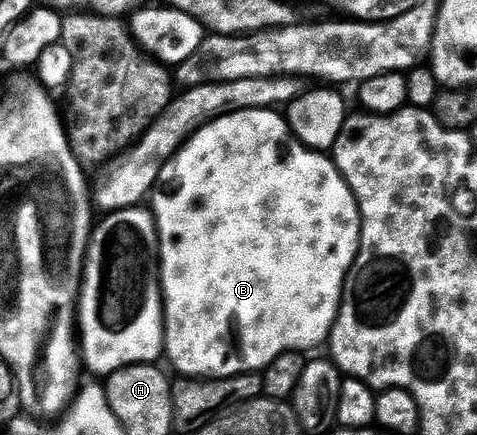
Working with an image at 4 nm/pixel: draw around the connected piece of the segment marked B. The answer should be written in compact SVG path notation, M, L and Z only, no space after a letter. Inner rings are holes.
M270 108L241 109L238 112L227 112L218 115L216 119L209 120L204 123L200 129L189 139L185 141L180 149L166 161L161 172L158 174L156 187L151 193L151 201L153 200L153 214L157 218L157 229L155 235L159 241L159 253L161 252L161 285L159 291L163 297L163 323L165 325L165 342L163 345L164 355L169 356L169 360L173 363L173 368L185 378L224 378L227 376L242 376L245 372L260 373L269 367L271 362L275 362L275 358L279 358L288 352L304 353L305 348L317 348L326 343L329 334L336 321L337 312L340 310L341 298L344 294L345 281L349 278L349 271L353 268L353 263L357 260L357 255L361 249L361 208L357 205L357 195L349 188L349 184L341 177L341 172L337 169L336 164L326 153L316 152L315 149L309 148L308 145L301 143L293 134L292 128L289 127L289 121L284 115L281 116L280 111Z

